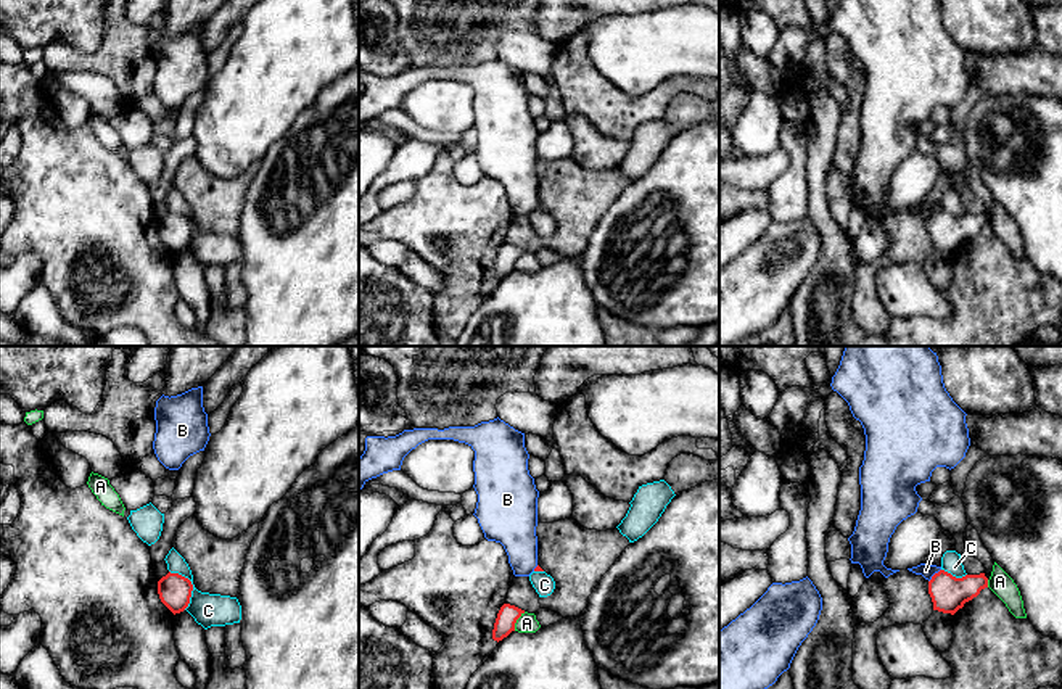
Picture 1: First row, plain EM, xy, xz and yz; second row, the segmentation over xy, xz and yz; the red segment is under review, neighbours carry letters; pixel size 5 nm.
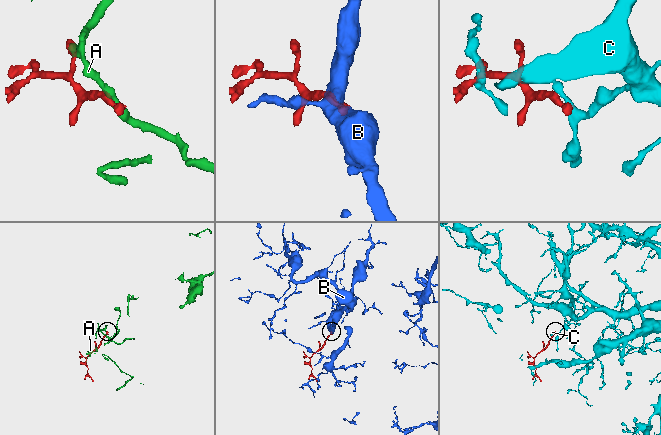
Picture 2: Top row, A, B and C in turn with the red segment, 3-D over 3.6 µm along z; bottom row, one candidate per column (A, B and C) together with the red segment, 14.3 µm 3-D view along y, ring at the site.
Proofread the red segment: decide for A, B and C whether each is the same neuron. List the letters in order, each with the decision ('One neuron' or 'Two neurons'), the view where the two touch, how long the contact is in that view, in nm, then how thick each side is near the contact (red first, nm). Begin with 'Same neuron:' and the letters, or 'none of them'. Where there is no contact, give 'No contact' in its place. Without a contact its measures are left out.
Same neuron: none of them
A: Two neurons. Touches red in xz. Shared border 110 nm. Thickness 100 nm (red) against 100 nm
B: Two neurons. Touches red in yz. Shared border 90 nm. Thickness 180 nm (red) against 70 nm
C: Two neurons. Touches red in xy. Shared border 220 nm. Thickness 160 nm (red) against 160 nm

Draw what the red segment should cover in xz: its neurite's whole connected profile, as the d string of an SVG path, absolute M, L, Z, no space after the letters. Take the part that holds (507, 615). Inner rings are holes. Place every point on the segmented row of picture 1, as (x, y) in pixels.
M504 604L494 623L492 639L499 642L507 637L512 631L515 631L515 623L523 613L525 610L510 604Z

